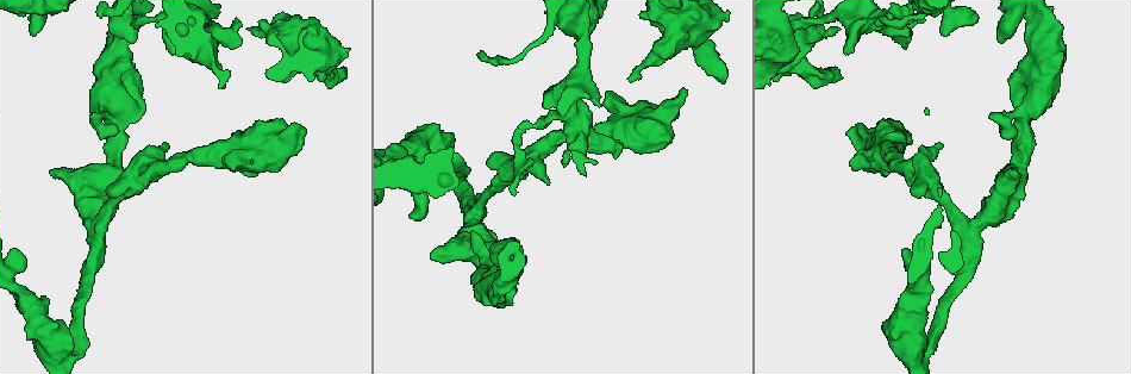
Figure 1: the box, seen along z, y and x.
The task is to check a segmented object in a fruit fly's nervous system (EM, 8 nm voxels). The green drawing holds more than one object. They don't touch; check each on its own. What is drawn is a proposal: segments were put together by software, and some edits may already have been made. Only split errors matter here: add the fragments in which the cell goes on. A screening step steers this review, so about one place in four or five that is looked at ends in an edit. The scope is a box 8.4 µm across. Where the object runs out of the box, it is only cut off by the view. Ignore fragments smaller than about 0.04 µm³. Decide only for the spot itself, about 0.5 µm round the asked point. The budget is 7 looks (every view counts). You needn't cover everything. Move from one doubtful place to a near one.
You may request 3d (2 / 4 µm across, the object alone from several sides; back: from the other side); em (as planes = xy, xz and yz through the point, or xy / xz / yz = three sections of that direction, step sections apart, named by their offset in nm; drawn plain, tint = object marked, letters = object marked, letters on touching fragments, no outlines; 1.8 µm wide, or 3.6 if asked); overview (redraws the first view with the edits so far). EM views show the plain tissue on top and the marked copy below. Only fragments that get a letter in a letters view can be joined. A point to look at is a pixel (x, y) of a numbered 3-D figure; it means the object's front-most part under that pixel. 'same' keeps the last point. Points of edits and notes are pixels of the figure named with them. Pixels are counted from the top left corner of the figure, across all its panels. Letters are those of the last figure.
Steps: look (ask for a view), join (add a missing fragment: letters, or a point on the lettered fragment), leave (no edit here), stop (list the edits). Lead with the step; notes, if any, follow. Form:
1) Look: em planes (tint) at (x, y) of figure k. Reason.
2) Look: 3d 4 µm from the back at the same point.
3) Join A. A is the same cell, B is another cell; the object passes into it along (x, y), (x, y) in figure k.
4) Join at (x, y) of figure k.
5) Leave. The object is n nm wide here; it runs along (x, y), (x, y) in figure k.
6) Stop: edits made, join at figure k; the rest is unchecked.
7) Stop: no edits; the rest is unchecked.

Look: 3d 2 µm at (915, 21) of figure 1. Thick end.

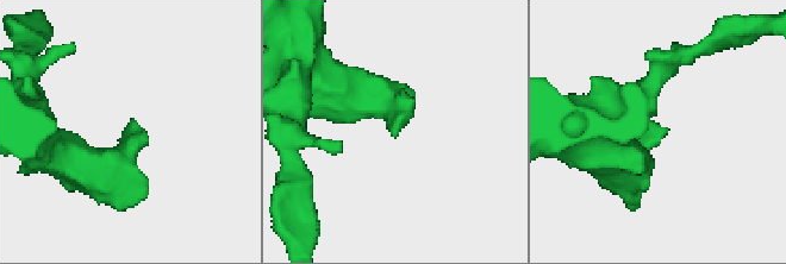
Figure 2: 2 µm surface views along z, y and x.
Look: em planes (tint) at (398, 134) of figure 2. Shape alone is not enough.

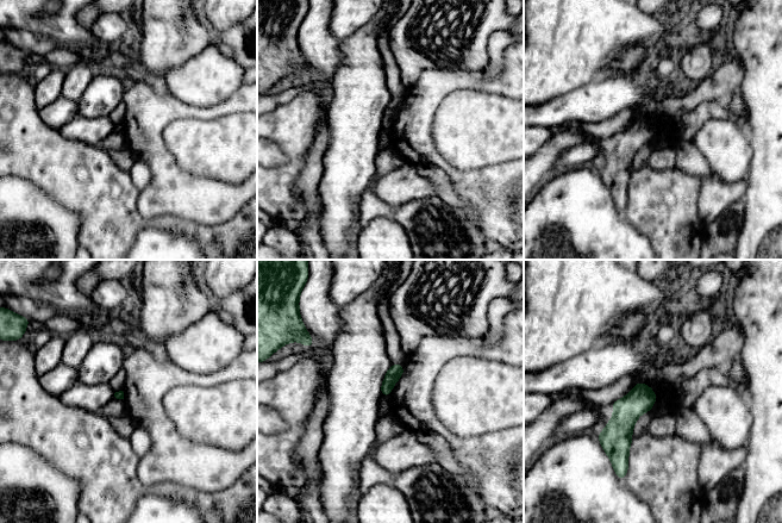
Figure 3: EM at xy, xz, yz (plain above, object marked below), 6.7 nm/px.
Look: em planes (letters) at the same point. See the neighbours.

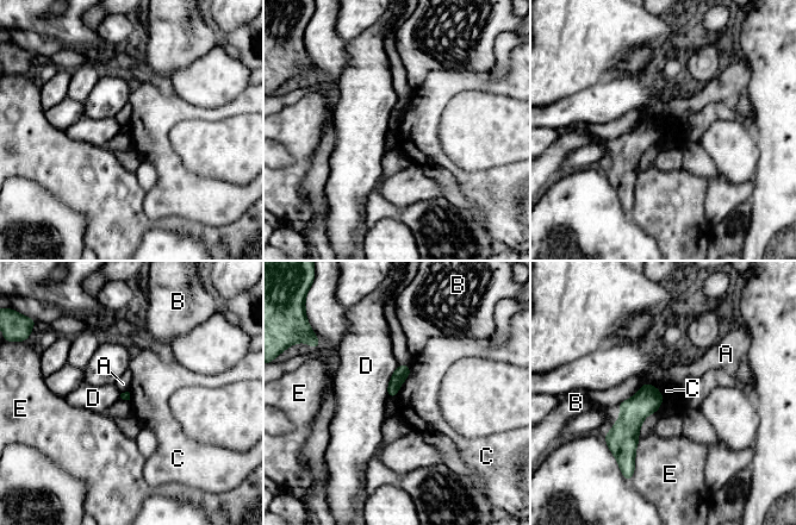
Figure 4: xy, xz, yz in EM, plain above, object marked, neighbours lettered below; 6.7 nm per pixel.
Leave. A, B, C, D and E are other cells; no lettered fragment goes on from it.

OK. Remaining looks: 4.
Look: em 3.6 µm xz step 4 (letters) at (838, 29) of figure 1. Free end.

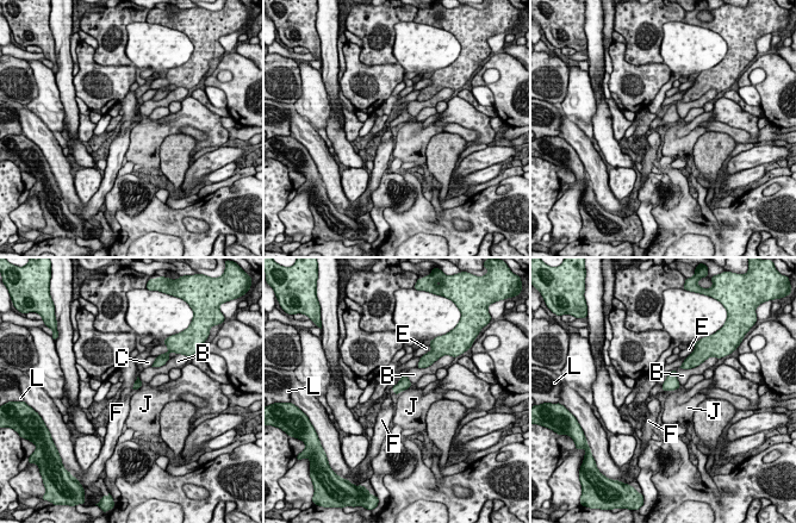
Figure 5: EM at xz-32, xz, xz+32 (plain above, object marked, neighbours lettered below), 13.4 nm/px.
Leave. The longest contact is with B, 240 nm; B, C, E, F, J and L are other cells; no lettered fragment goes on from it.

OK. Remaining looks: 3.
Look: em planes (letters) at (491, 255) of figure 1. An open end.

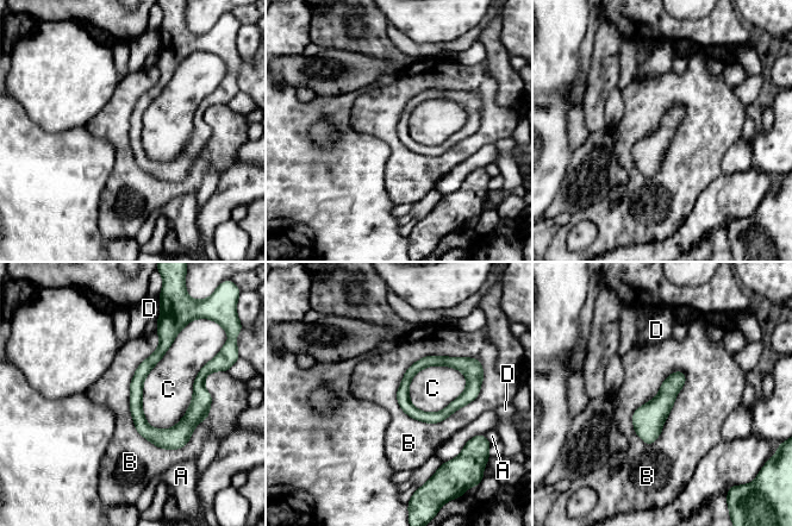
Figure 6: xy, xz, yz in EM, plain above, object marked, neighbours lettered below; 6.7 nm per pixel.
Leave. The longest contact is with B, 800 nm; A, B, C and D are other cells; a border runs along (155, 332), (130, 414), (176, 450) in figure 6; none of them fits.

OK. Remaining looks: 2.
Stop: no edits; the rest is unchecked.

